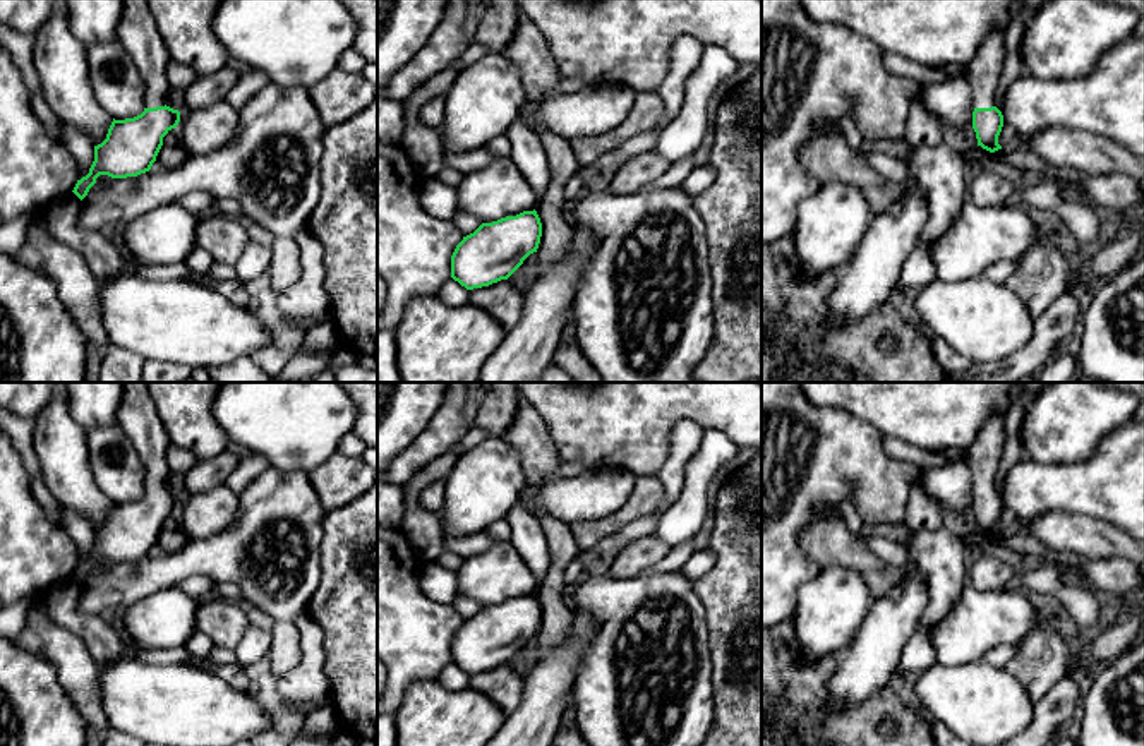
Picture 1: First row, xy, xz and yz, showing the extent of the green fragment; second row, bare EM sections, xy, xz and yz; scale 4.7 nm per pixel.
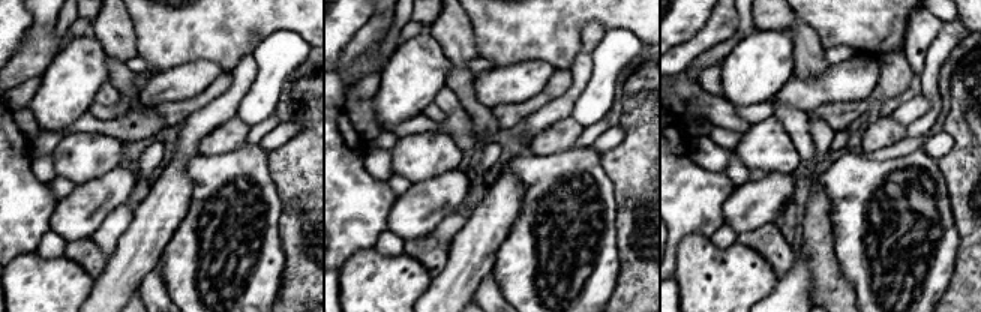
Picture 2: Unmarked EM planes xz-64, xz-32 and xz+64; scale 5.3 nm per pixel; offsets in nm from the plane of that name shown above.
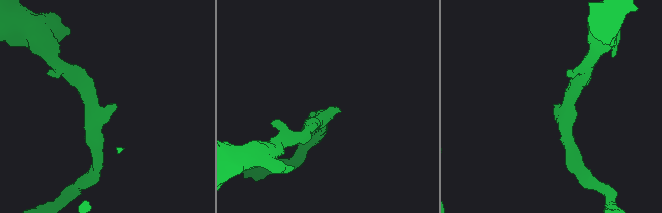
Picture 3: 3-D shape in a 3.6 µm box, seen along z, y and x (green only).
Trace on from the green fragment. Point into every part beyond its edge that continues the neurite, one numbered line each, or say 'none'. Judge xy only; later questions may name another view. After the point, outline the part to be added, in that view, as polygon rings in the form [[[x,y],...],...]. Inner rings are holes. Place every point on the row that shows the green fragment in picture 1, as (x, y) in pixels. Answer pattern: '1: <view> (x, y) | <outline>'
1: xy (138, 33) | [[[123,0],[117,36],[146,84],[146,108],[168,105],[173,93],[166,81],[166,63],[170,58],[163,48],[148,0]]]

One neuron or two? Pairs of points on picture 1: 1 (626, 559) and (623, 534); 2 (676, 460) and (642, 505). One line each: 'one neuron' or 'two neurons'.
1: two neurons
2: two neurons

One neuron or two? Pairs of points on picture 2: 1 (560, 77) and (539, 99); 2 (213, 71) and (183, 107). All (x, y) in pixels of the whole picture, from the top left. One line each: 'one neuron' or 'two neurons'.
1: one neuron
2: two neurons

